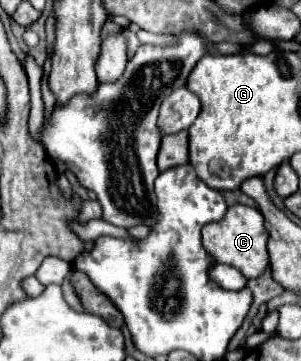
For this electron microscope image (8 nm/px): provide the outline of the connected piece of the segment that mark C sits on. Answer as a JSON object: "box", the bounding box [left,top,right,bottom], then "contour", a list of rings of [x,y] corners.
{"box":[203,204,269,280],"contour":[[[243,204],[231,206],[219,222],[211,222],[203,226],[203,246],[213,256],[213,260],[237,268],[247,280],[259,278],[269,266],[267,240],[269,240],[269,232],[265,230],[261,212],[257,208]]]}

